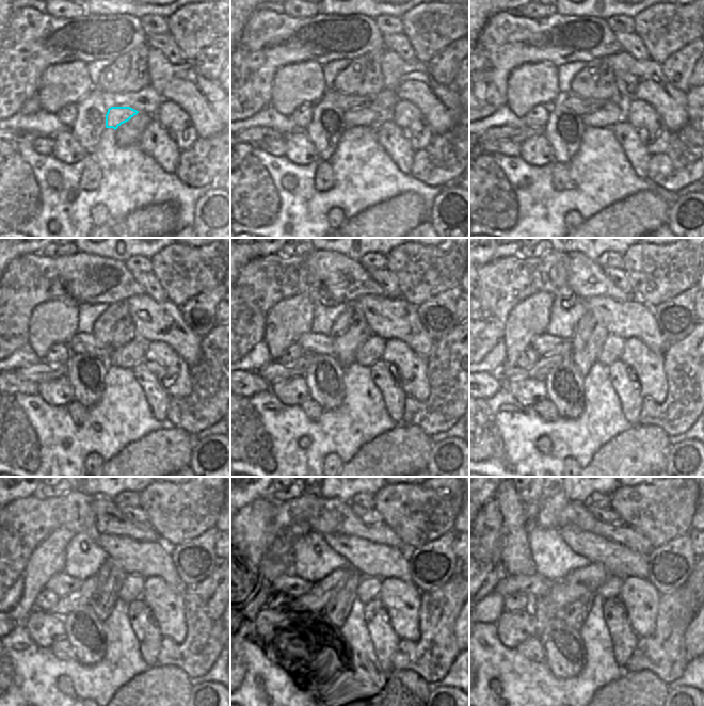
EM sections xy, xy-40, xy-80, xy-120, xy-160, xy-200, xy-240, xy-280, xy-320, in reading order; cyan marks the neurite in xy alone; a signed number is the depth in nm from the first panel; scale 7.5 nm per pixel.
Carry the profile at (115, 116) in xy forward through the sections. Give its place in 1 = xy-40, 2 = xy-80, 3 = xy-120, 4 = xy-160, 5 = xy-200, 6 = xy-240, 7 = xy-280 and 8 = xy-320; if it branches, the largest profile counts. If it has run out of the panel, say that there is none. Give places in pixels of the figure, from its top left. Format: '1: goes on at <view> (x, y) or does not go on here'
1: goes on at xy-40 (364, 116)
2: goes on at xy-80 (606, 117)
3: goes on at xy-120 (128, 355)
4: goes on at xy-160 (372, 350)
5: goes on at xy-200 (611, 350)
6: goes on at xy-240 (133, 584)
7: goes on at xy-280 (370, 586)
8: goes on at xy-320 (610, 590)

